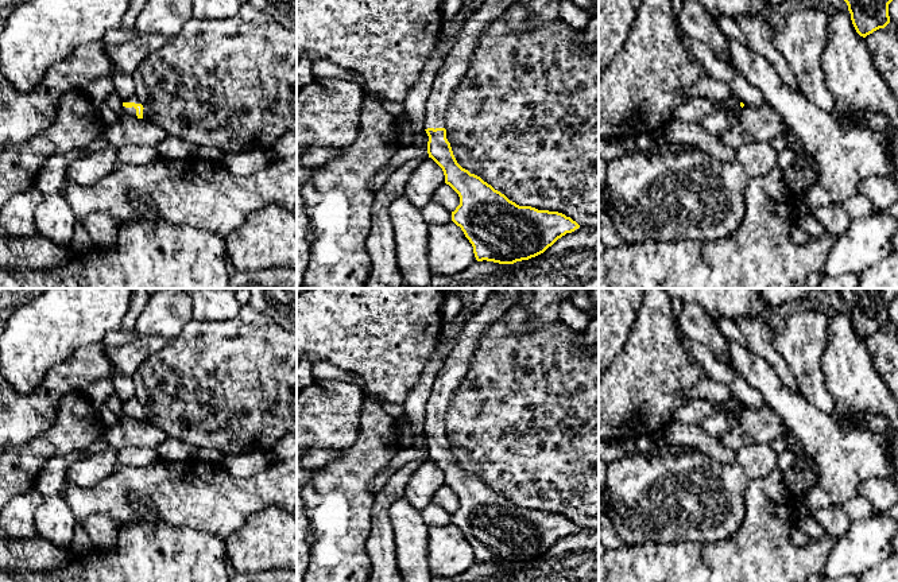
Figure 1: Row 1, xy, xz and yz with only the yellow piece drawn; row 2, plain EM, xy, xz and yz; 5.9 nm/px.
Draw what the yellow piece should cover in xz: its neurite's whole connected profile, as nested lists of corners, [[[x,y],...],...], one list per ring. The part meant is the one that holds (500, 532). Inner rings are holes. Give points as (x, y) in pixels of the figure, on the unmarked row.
[[[495,288],[484,306],[464,323],[456,345],[442,361],[425,407],[427,455],[444,473],[445,485],[460,498],[452,523],[473,548],[477,563],[514,566],[543,555],[580,527],[558,513],[519,508],[480,478],[462,470],[446,441],[445,412],[484,330],[515,303],[520,288]]]

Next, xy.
[[[136,397],[127,400],[121,410],[127,416],[138,420],[146,419],[146,414]]]

